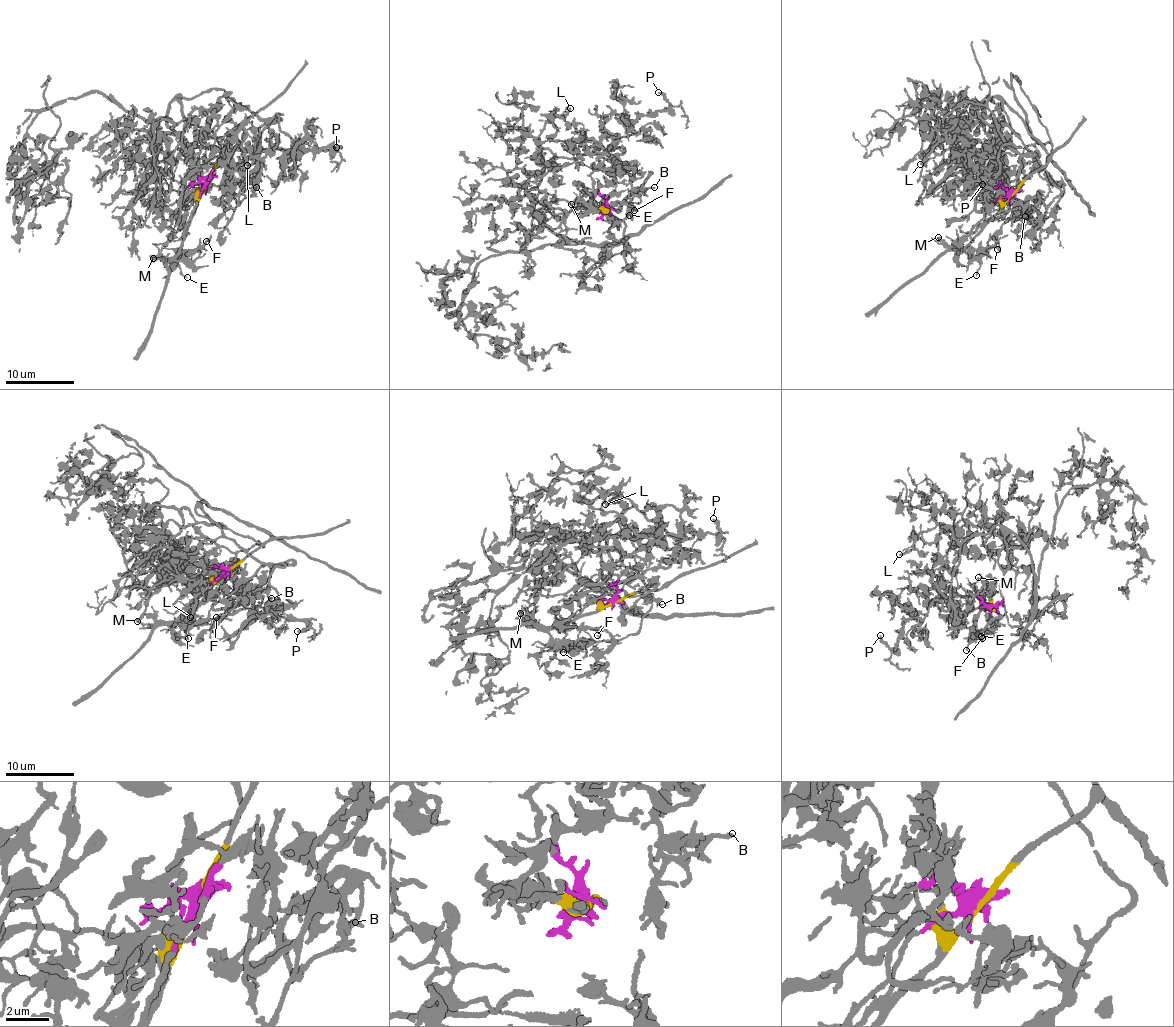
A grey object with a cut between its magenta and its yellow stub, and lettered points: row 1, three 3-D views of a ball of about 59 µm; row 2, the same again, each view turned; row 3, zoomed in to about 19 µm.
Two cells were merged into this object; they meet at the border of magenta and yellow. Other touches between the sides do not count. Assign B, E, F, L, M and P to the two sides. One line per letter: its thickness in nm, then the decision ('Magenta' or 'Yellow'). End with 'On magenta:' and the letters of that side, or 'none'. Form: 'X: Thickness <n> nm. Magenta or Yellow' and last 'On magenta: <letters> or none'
B: Thickness 180 nm. Magenta
E: Thickness 140 nm. Yellow
F: Thickness 150 nm. Yellow
L: Thickness 240 nm. Magenta
M: Thickness 150 nm. Yellow
P: Thickness 340 nm. Magenta
On magenta: B, L, P

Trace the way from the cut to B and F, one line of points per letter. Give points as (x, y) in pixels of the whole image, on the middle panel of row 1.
B: (608, 209), (599, 193), (600, 186), (627, 180), (638, 190), (655, 187)
F: (608, 209), (608, 212), (605, 208), (626, 201), (636, 208), (634, 211)

